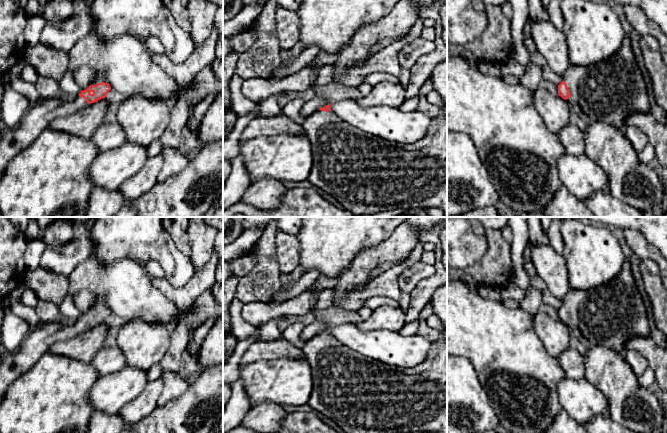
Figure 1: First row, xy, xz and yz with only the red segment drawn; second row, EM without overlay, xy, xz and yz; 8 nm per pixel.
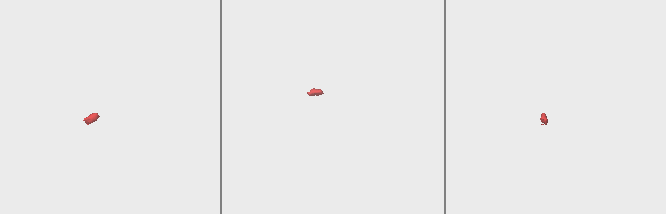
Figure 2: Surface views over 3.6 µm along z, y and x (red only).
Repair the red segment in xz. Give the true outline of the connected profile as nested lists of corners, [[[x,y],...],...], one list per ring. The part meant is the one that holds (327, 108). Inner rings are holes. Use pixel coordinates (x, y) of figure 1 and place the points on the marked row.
[[[328,104],[307,117],[302,124],[302,127],[307,134],[311,144],[313,158],[308,180],[313,185],[319,187],[325,193],[336,199],[345,210],[351,212],[354,216],[376,214],[384,211],[392,211],[395,209],[406,211],[411,208],[427,209],[437,207],[442,209],[445,217],[447,217],[447,115],[439,115],[432,118],[431,126],[434,127],[433,132],[428,133],[424,138],[414,143],[399,143],[396,141],[389,141],[387,139],[365,133],[358,128],[346,123],[331,111],[331,106]]]

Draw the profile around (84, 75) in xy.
[[[80,66],[74,71],[74,79],[83,91],[86,90],[95,79],[95,72],[89,66]]]

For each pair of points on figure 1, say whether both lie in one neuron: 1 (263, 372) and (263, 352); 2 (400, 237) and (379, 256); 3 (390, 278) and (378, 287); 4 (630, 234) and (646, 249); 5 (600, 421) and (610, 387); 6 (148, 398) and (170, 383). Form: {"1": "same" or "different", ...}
{"1": "different", "2": "same", "3": "same", "4": "same", "5": "different", "6": "different"}

